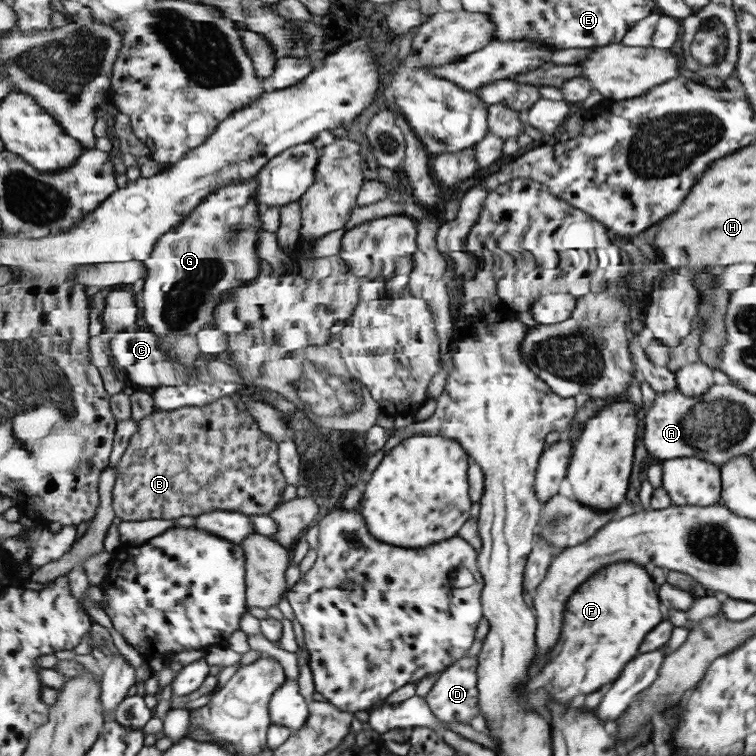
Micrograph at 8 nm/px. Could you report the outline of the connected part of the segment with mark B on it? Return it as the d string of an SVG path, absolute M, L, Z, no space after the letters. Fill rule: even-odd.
M225 396L219 400L213 401L204 407L186 406L174 411L156 410L149 416L142 418L138 423L138 429L131 436L117 467L117 480L114 486L113 506L116 515L123 521L144 521L151 519L171 520L181 518L181 516L201 516L214 510L229 510L231 512L241 512L247 516L269 515L281 502L283 490L288 481L285 478L284 471L280 467L280 444L271 439L254 417L247 411L242 411L238 407L238 402L232 396Z

